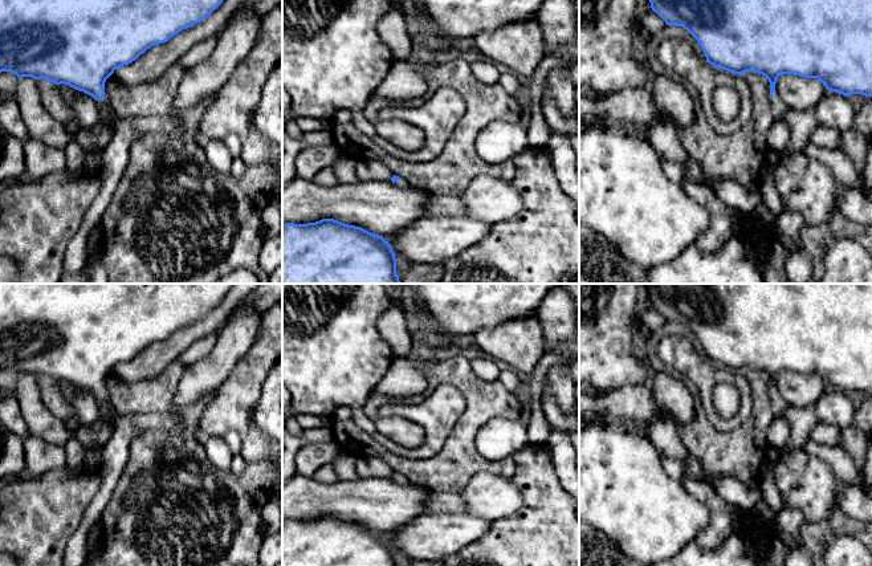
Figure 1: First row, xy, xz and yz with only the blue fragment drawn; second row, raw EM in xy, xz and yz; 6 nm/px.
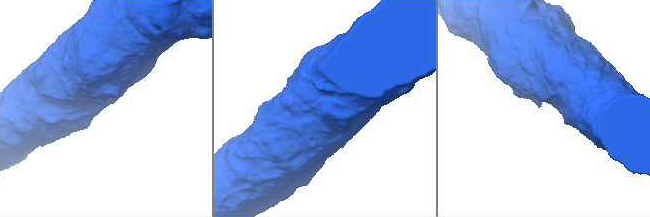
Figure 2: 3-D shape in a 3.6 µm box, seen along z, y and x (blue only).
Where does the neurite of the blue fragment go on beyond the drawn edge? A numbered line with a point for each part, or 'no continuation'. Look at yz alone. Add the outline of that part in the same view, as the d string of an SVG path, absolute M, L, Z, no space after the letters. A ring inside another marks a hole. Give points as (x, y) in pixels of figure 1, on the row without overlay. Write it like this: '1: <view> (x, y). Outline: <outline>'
1: yz (778, 404). Outline: M777 388L773 390L770 395L770 402L773 406L774 419L782 418L785 408L787 407L786 402L781 398Z

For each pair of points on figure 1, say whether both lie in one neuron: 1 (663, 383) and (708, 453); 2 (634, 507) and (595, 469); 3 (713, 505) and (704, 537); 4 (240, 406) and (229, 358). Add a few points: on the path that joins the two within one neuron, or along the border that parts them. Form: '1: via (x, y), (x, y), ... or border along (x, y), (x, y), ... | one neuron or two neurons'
1: border along (692, 393), (693, 418), (688, 423), (680, 424) | two neurons
2: via (626, 496), (606, 476) | one neuron
3: via (714, 513), (714, 526), (712, 529) | one neuron
4: border along (251, 345), (227, 379), (215, 391) | two neurons

